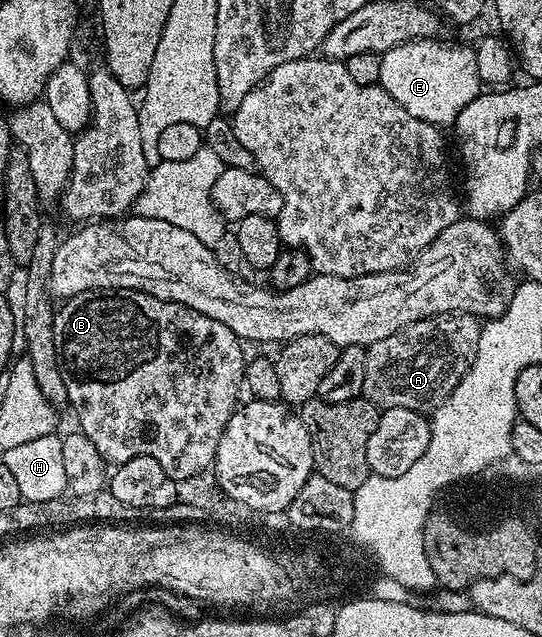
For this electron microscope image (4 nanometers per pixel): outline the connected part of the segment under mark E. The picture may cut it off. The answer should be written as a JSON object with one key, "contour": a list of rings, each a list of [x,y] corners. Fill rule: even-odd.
{"contour":[[[441,37],[416,39],[384,52],[379,65],[379,85],[384,91],[391,93],[391,97],[395,97],[395,101],[399,101],[399,105],[403,105],[407,113],[411,113],[411,117],[419,117],[423,121],[438,125],[453,125],[456,124],[459,113],[463,113],[463,109],[467,109],[467,105],[471,105],[471,101],[475,101],[475,97],[482,94],[483,84],[479,77],[479,65],[475,65],[473,47],[464,47],[461,43],[444,43],[443,40]]]}

